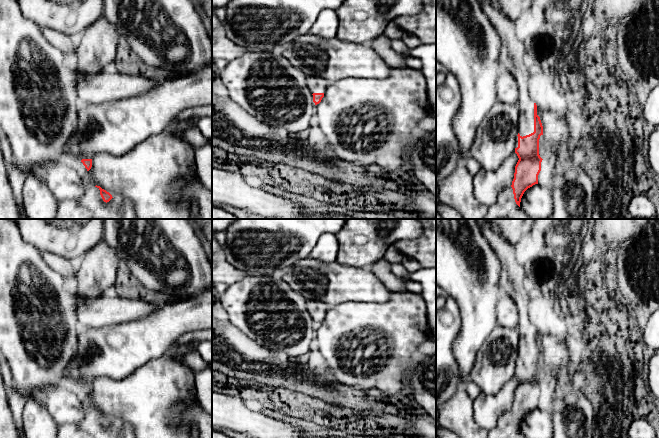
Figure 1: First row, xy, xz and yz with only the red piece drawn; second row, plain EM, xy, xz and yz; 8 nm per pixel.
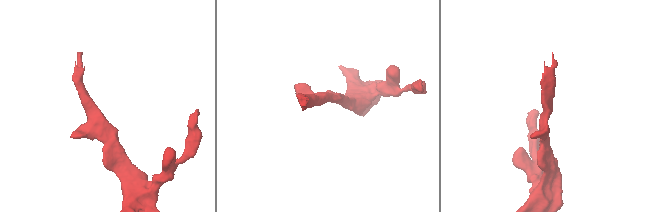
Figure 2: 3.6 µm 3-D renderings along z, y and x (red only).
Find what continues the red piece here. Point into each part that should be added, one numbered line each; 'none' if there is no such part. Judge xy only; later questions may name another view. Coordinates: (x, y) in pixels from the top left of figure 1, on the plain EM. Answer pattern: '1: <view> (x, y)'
1: xy (75, 387)

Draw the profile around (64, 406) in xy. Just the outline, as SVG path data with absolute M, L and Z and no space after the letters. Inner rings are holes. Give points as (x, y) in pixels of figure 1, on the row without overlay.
M58 384L33 389L30 396L46 407L58 425L79 424L87 413L78 396Z

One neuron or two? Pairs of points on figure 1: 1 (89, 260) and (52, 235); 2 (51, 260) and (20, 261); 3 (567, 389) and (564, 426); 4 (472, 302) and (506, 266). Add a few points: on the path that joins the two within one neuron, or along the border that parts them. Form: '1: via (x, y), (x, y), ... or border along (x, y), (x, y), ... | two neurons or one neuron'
1: border along (101, 239), (83, 255) | two neurons
2: border along (43, 259), (55, 271) | two neurons
3: via (567, 398), (567, 417) | one neuron
4: border along (492, 249), (500, 262), (501, 273) | two neurons

